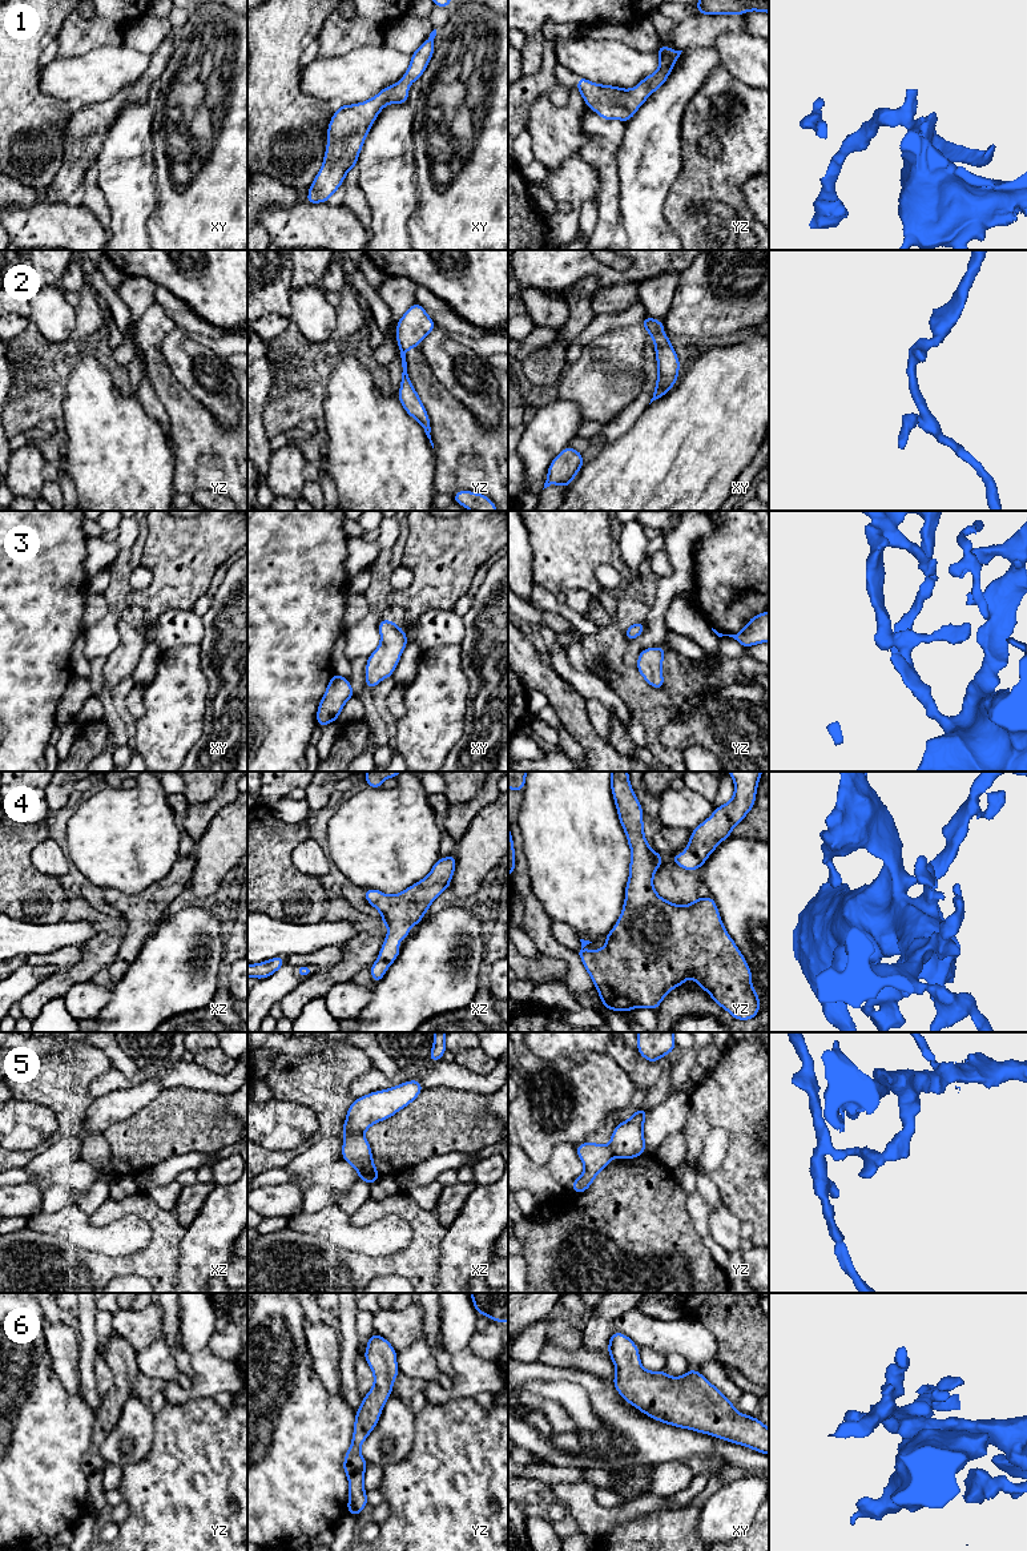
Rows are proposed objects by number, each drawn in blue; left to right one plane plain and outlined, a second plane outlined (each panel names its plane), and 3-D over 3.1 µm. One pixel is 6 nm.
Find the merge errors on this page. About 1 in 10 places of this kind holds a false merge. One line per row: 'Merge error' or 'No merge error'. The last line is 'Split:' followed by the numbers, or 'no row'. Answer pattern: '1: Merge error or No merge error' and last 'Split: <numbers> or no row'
1: No merge error
2: No merge error
3: No merge error
4: No merge error
5: Merge error
6: No merge error
Split: 5

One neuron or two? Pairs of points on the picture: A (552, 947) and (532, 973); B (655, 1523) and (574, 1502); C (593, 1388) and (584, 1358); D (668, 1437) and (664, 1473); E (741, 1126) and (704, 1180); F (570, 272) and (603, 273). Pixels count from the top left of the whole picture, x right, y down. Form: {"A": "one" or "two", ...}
{"A": "two", "B": "two", "C": "two", "D": "two", "E": "two", "F": "one"}

